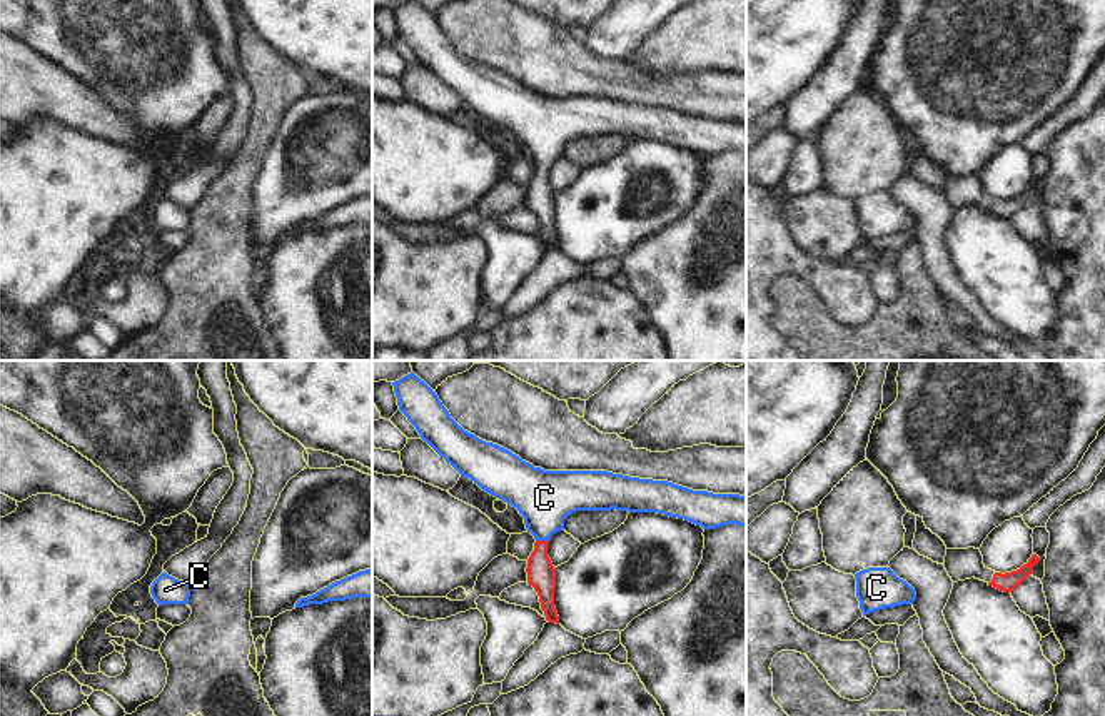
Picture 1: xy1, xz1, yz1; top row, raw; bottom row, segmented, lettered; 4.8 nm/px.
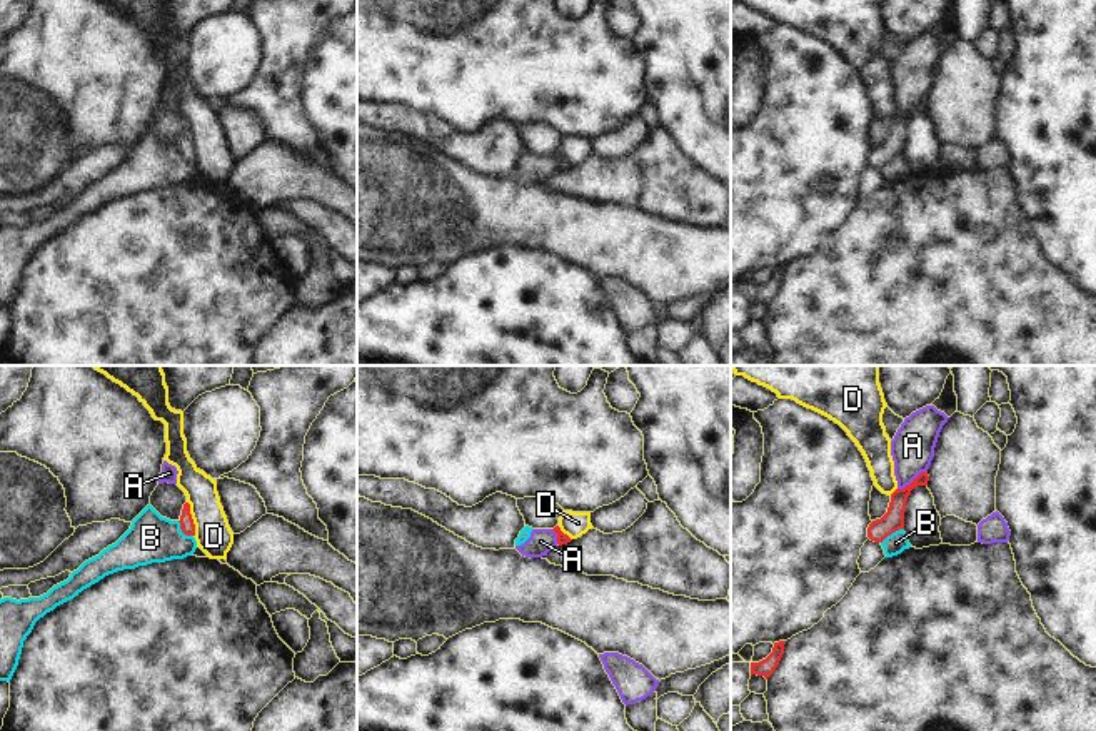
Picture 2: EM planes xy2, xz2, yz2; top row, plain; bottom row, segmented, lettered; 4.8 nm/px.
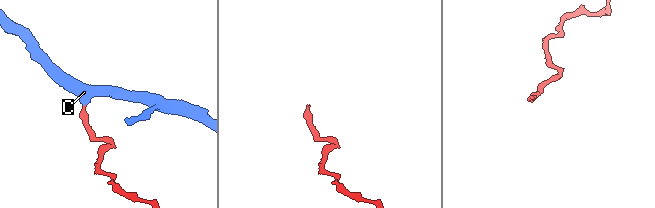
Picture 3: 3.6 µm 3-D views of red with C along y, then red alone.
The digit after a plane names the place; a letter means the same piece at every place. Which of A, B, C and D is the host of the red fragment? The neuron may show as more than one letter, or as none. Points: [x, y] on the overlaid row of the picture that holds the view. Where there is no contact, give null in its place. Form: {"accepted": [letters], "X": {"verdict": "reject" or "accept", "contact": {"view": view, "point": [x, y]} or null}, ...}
{"accepted": ["C"], "A": {"verdict": "reject", "contact": {"view": "yz2", "point": [913, 481]}}, "B": {"verdict": "reject", "contact": {"view": "yz2", "point": [891, 533]}}, "C": {"verdict": "accept", "contact": {"view": "xz1", "point": [541, 541]}}, "D": {"verdict": "reject", "contact": {"view": "xy2", "point": [192, 519]}}}

